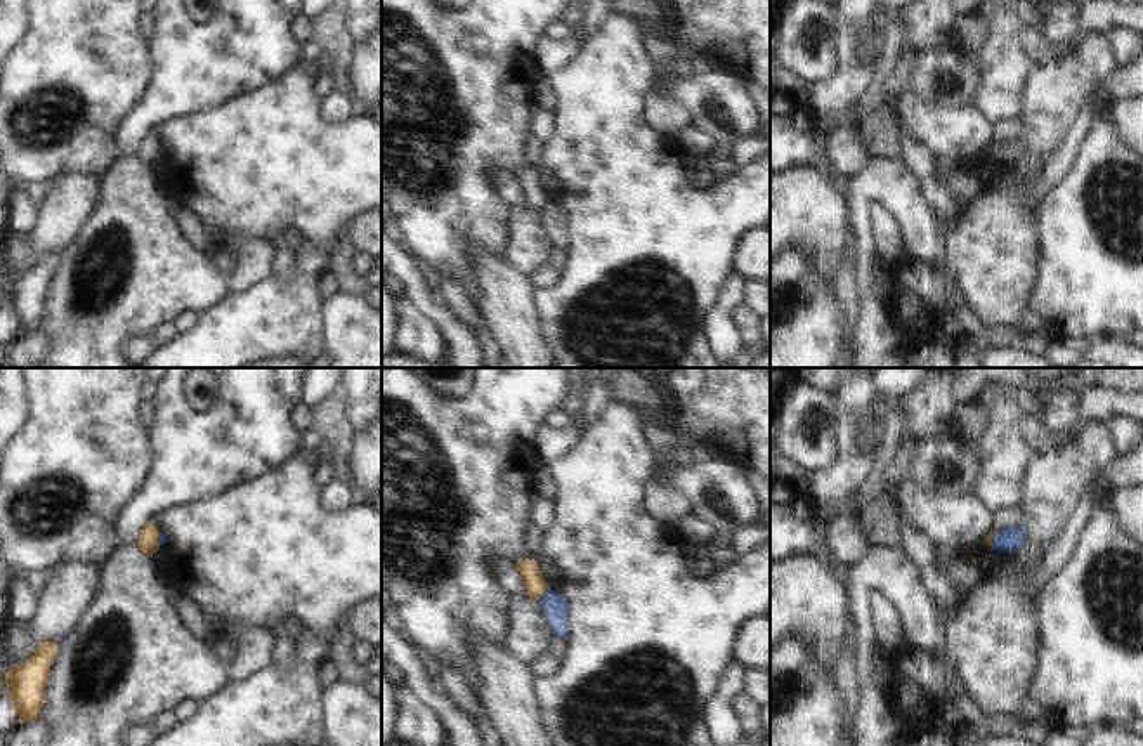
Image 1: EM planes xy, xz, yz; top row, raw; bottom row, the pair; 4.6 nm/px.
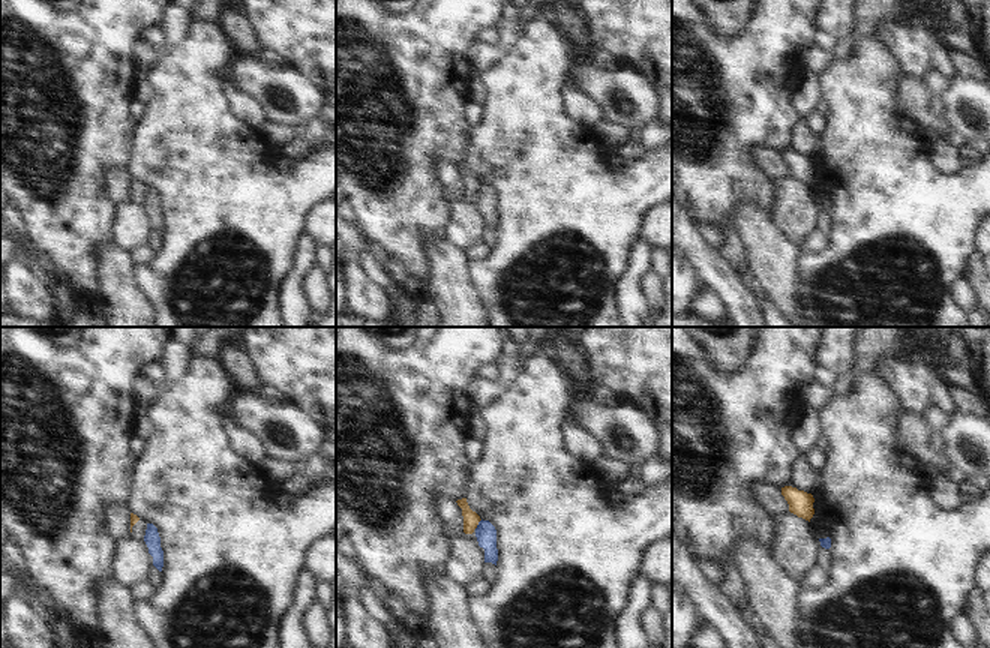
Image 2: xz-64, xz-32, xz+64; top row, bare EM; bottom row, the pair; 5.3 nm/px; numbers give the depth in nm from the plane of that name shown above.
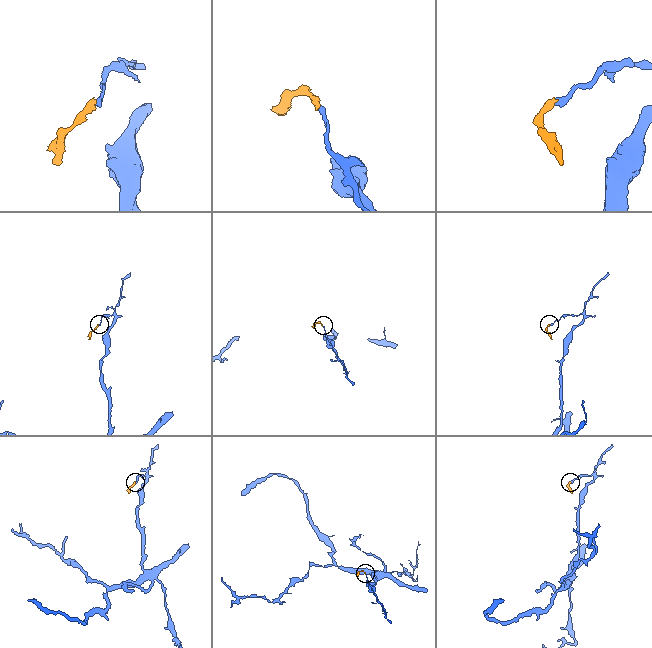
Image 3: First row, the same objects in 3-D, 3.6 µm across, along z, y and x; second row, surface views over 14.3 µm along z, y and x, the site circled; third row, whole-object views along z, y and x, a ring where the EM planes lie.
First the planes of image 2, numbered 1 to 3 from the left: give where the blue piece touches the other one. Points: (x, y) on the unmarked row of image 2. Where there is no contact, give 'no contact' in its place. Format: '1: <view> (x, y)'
1: no contact
2: xz-32 (477, 188)
3: no contact

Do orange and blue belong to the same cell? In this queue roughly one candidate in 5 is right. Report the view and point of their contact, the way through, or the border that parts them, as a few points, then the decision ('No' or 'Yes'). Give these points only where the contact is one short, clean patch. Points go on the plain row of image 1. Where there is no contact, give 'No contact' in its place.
Touches orange at xz (543, 203). Boundary: xz (550, 200), (538, 210). No

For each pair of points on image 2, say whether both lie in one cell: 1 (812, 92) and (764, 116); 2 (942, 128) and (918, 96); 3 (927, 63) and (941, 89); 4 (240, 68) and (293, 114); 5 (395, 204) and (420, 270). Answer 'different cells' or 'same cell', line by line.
1: different cells
2: same cell
3: different cells
4: same cell
5: same cell

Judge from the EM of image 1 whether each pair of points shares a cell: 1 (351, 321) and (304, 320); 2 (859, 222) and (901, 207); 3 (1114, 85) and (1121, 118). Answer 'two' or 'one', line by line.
1: two
2: one
3: two

